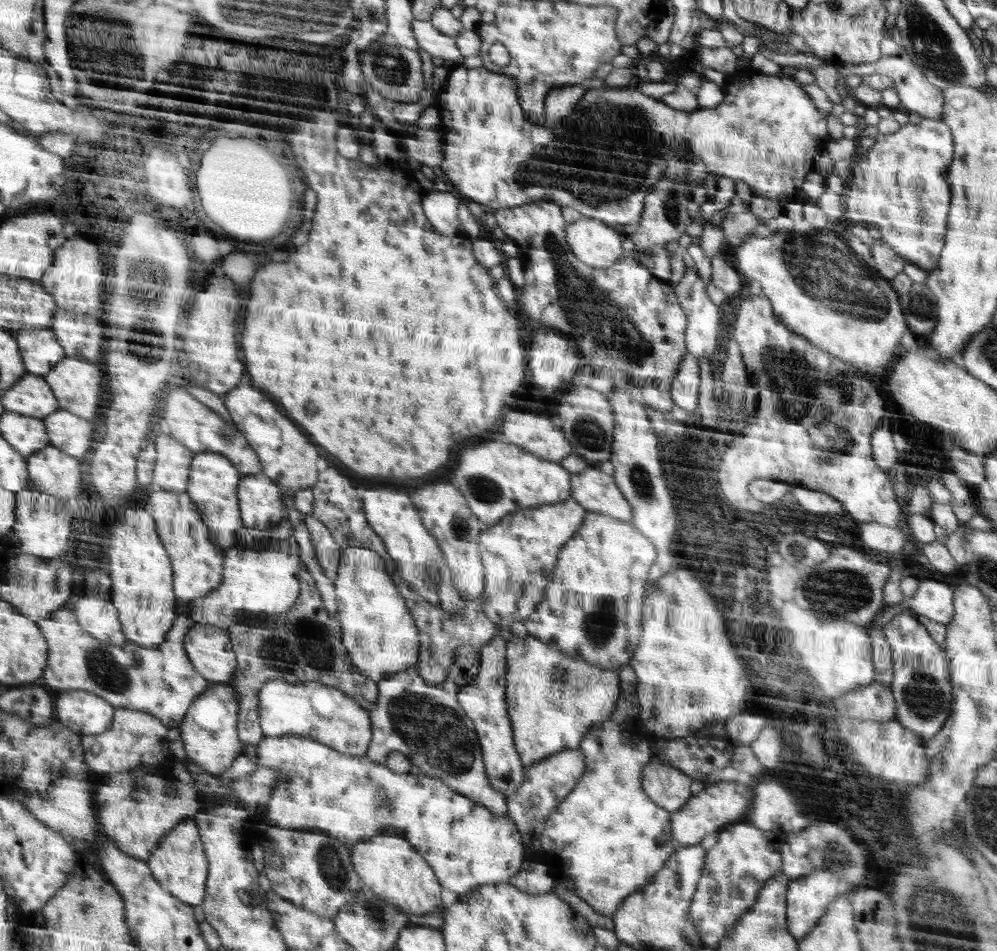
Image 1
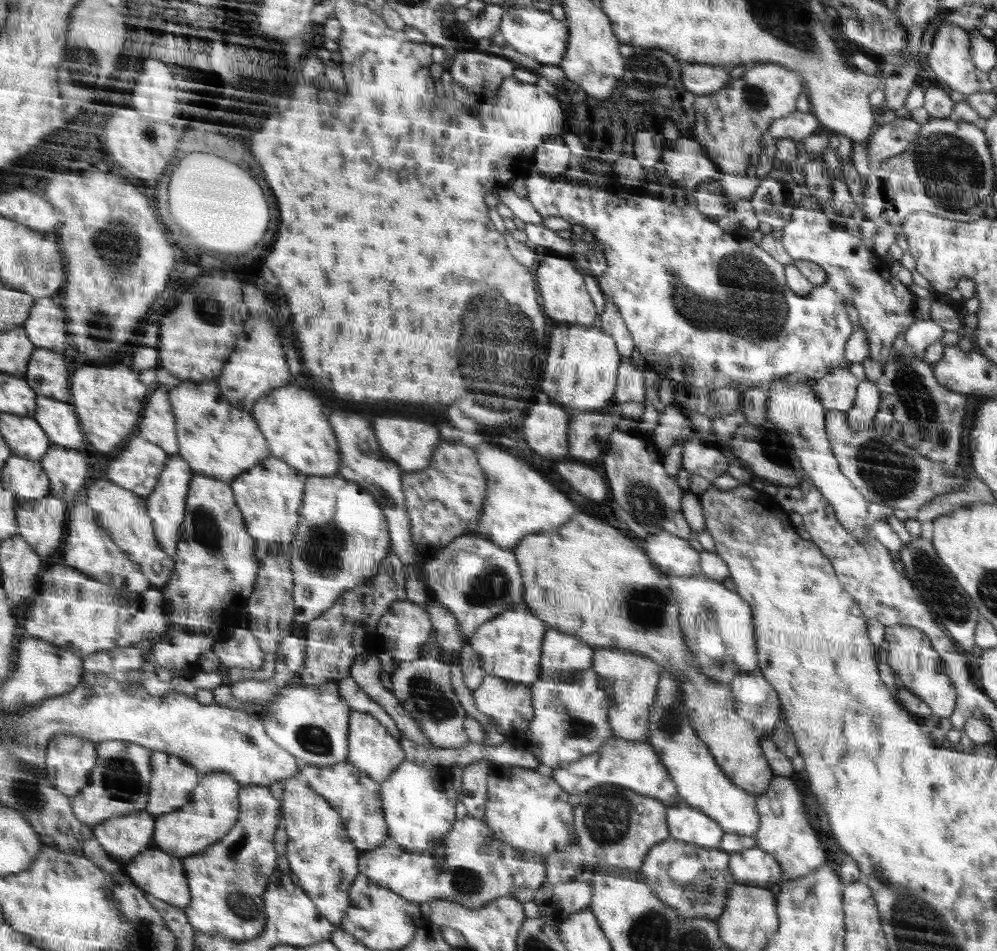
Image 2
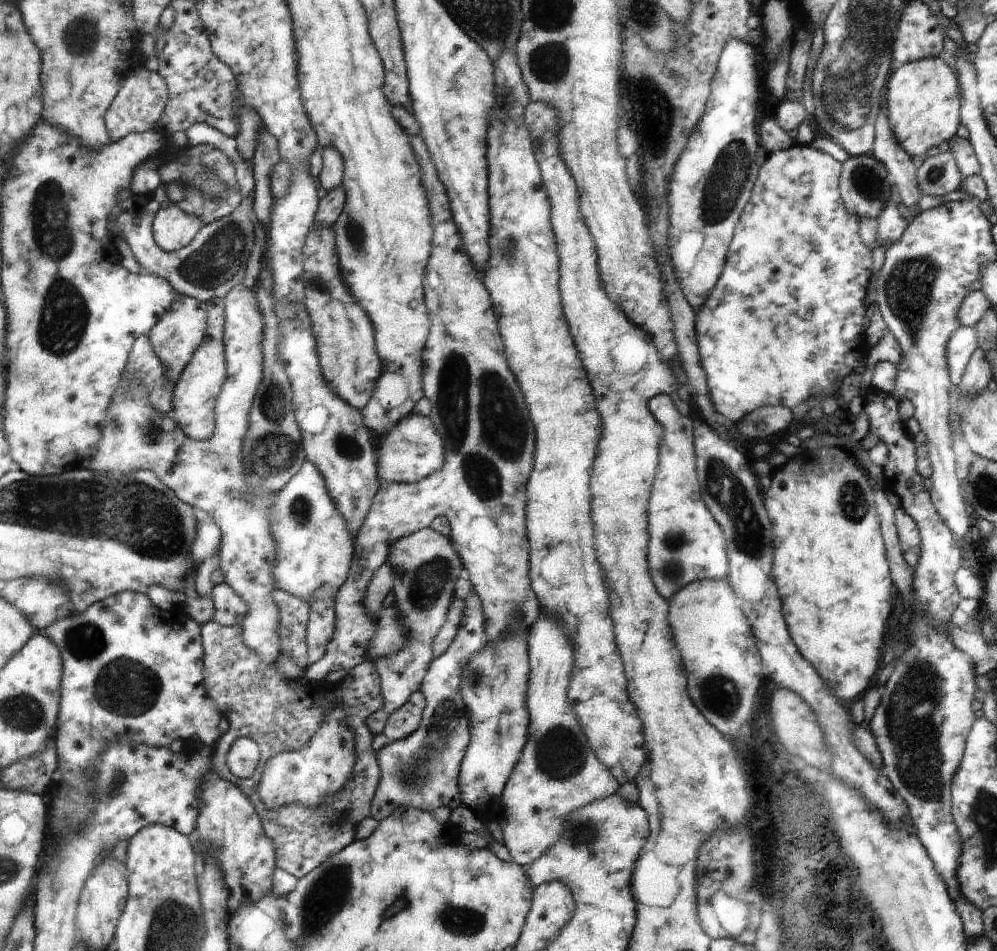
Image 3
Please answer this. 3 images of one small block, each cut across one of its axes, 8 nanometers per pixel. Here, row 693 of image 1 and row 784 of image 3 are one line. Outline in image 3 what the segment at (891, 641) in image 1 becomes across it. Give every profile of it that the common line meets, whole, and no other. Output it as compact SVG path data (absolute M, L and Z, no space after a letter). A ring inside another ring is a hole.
M871 391L865 402L865 413L869 431L889 452L888 461L882 467L884 486L898 495L901 507L918 524L922 552L918 566L913 567L912 596L916 598L916 610L912 608L912 622L908 625L908 650L894 662L894 670L881 688L879 706L866 725L882 755L883 774L908 804L915 833L929 851L930 858L933 856L937 861L938 874L945 882L950 898L956 900L961 896L957 872L964 844L959 841L961 831L953 818L952 786L962 762L966 737L974 724L972 700L976 698L976 670L970 656L958 650L948 634L936 630L936 624L944 626L950 622L960 602L956 574L962 556L953 532L924 490L922 475L917 469L917 446L902 428L904 420L898 414L899 406L900 401L892 394Z

